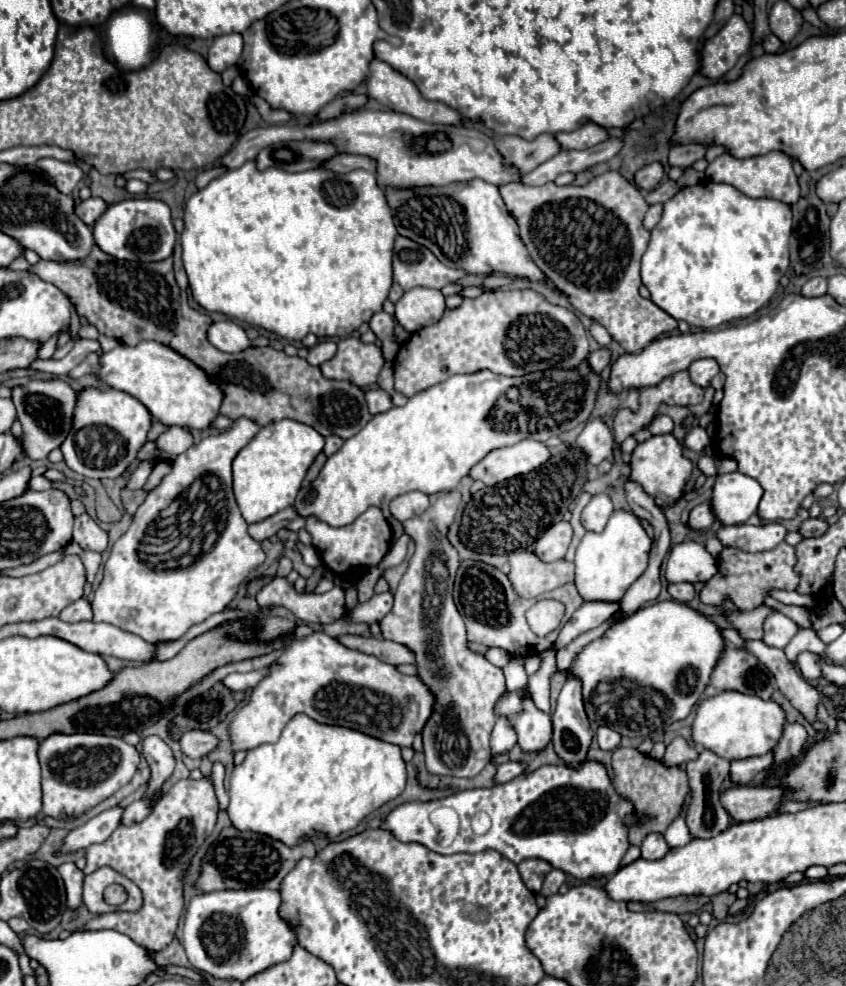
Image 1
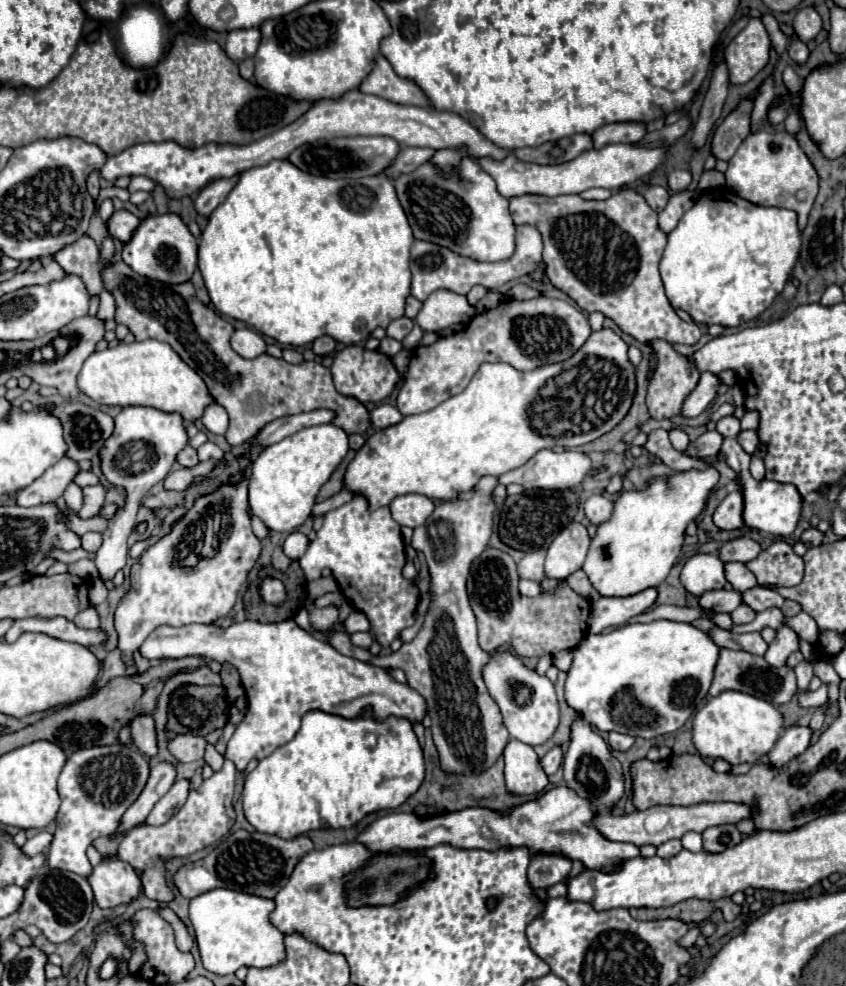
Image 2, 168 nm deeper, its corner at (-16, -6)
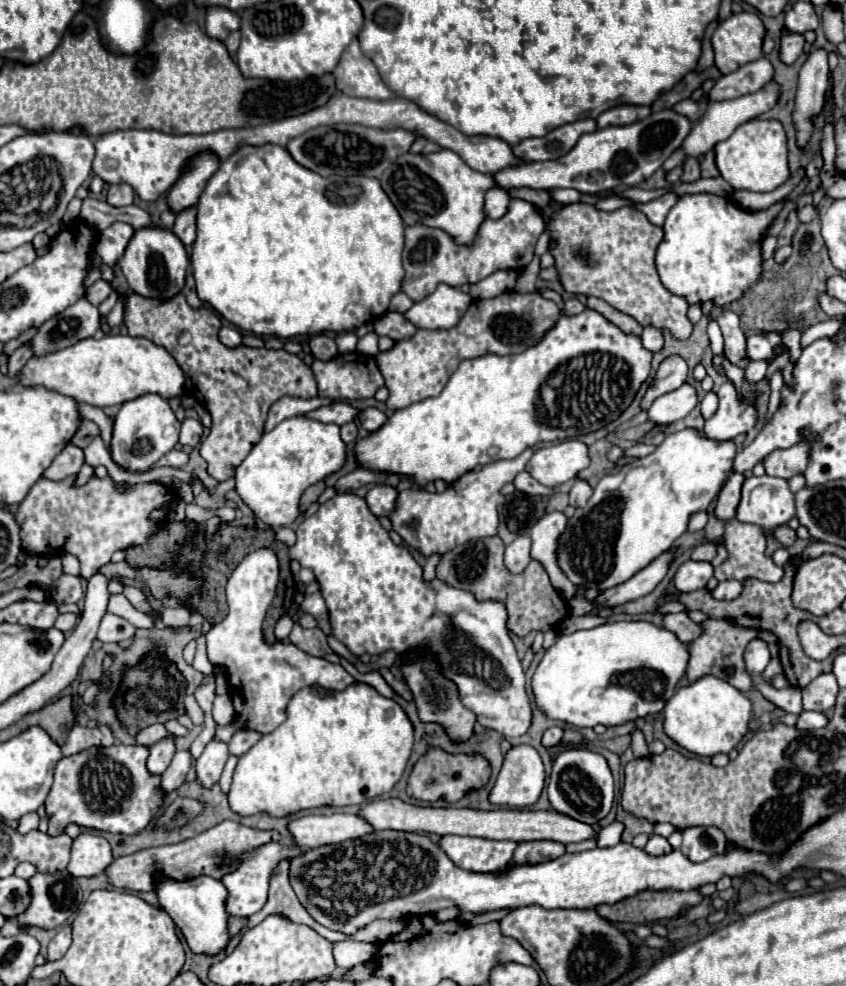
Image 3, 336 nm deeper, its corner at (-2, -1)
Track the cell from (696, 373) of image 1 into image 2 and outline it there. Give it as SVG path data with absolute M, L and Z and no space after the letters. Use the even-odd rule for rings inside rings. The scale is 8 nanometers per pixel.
M704 372L700 376L698 386L684 400L680 416L694 418L694 416L700 416L704 410L708 410L710 404L714 402L714 398L716 398L716 394L718 394L718 386L720 386L718 376L712 374L712 372Z

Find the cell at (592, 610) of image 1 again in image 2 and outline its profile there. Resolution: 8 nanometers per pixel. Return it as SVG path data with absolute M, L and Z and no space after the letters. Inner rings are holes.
M648 588L626 598L600 598L592 604L592 614L588 618L588 632L600 634L604 628L626 624L632 616L650 610L656 598L658 588Z

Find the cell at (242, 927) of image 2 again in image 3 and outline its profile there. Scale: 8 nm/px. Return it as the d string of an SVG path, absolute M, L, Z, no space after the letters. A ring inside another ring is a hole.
M158 875L158 881L162 881L156 889L160 905L172 917L172 921L180 927L192 953L196 955L204 953L212 957L222 953L230 941L230 933L228 933L230 913L226 911L226 901L228 901L226 887L220 881L206 875L190 879L190 881L170 881Z

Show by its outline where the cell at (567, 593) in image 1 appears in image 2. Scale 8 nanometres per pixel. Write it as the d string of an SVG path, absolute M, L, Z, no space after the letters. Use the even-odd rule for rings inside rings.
M486 548L472 560L468 576L468 598L478 620L478 640L484 652L510 646L518 656L544 656L558 654L566 648L576 648L586 636L586 620L590 602L578 596L566 582L560 582L554 592L542 592L536 598L518 592L518 572L512 556L498 548Z

